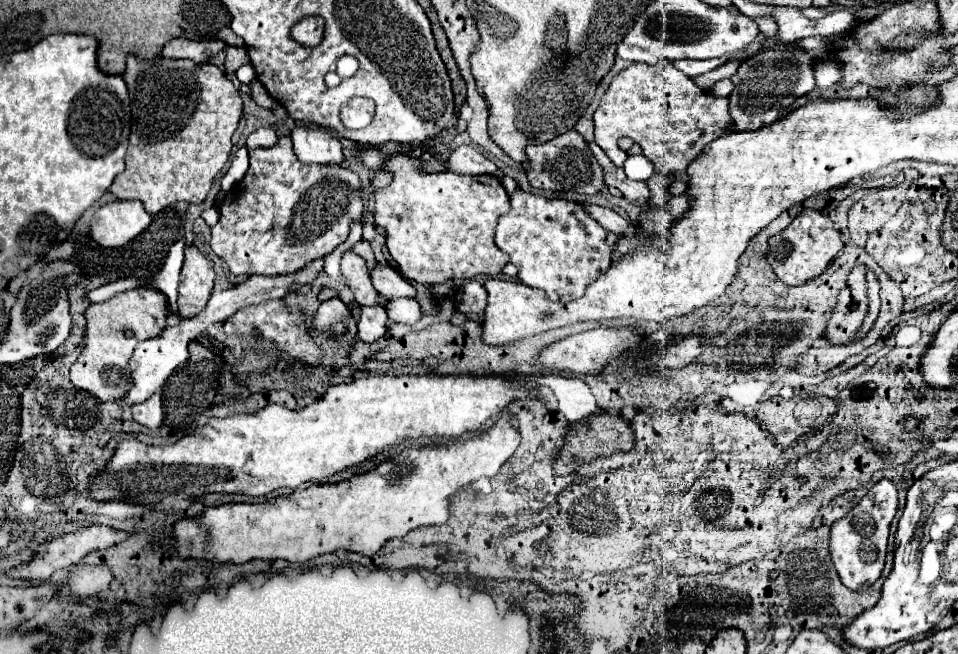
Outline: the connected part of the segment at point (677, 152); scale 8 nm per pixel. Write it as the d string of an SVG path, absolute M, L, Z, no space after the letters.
M660 60L654 66L636 62L622 70L602 96L592 120L596 144L616 166L624 166L626 160L626 152L618 148L618 140L630 138L640 144L642 154L664 176L684 172L708 142L732 126L728 98L716 98L710 90L696 86L670 60Z

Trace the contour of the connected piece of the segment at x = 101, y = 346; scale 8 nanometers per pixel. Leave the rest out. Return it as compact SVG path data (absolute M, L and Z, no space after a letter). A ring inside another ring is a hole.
M136 288L124 294L118 294L102 304L90 304L86 310L86 346L80 358L70 368L70 380L76 388L82 388L102 402L114 402L126 396L132 388L130 376L130 358L134 346L139 342L158 336L166 324L166 296L156 288ZM130 330L134 336L128 338L124 332Z

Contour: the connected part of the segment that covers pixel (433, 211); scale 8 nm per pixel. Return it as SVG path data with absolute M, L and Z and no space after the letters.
M358 144L354 148L354 160L372 172L384 170L392 174L392 182L388 188L374 190L374 220L378 226L384 226L388 252L404 278L424 286L434 286L450 278L474 278L478 274L496 276L510 262L508 256L494 244L494 228L498 224L498 218L510 210L508 192L496 176L468 176L450 170L428 174L422 170L422 162L418 158L402 152L386 154L382 148L364 148Z

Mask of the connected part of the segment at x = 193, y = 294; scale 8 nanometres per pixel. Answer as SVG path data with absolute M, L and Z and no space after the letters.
M186 246L184 266L178 286L178 312L182 318L200 314L214 286L214 270L206 256L196 246Z

